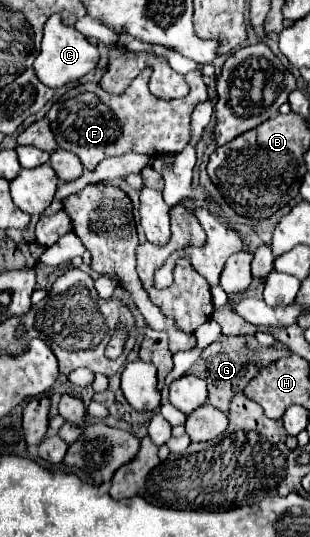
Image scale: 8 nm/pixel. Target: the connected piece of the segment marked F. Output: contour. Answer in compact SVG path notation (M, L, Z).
M144 68L124 94L108 94L96 82L80 84L68 90L58 102L52 104L46 118L60 148L76 154L86 170L109 156L136 153L149 156L178 154L190 140L190 114L196 104L208 100L206 84L200 72L186 76L190 94L180 100L160 100L150 94L148 80L152 68Z

